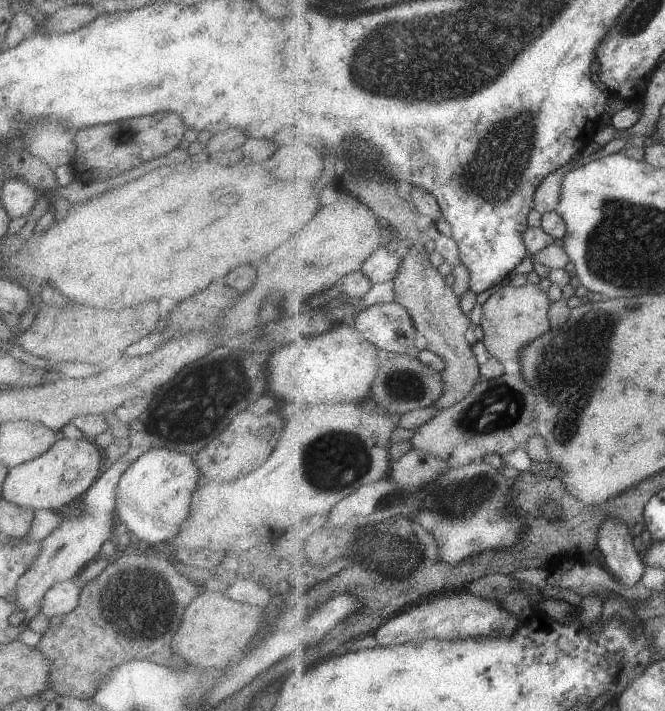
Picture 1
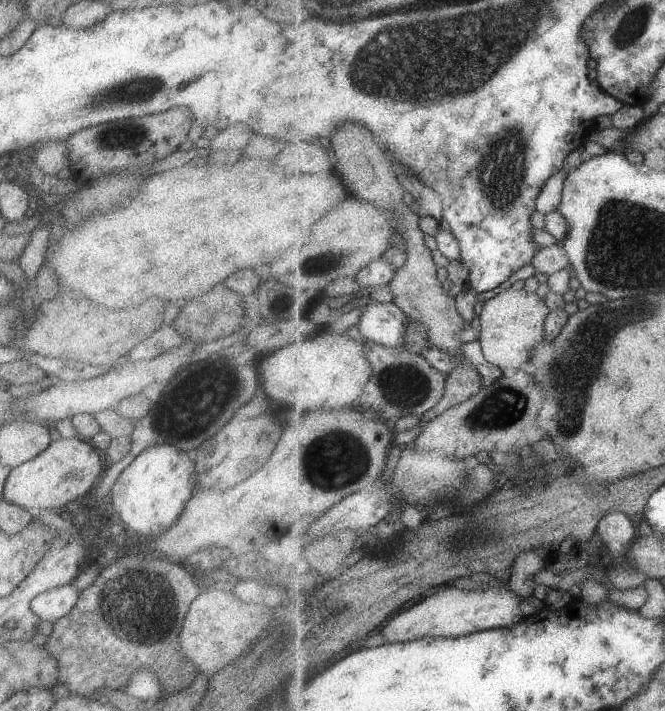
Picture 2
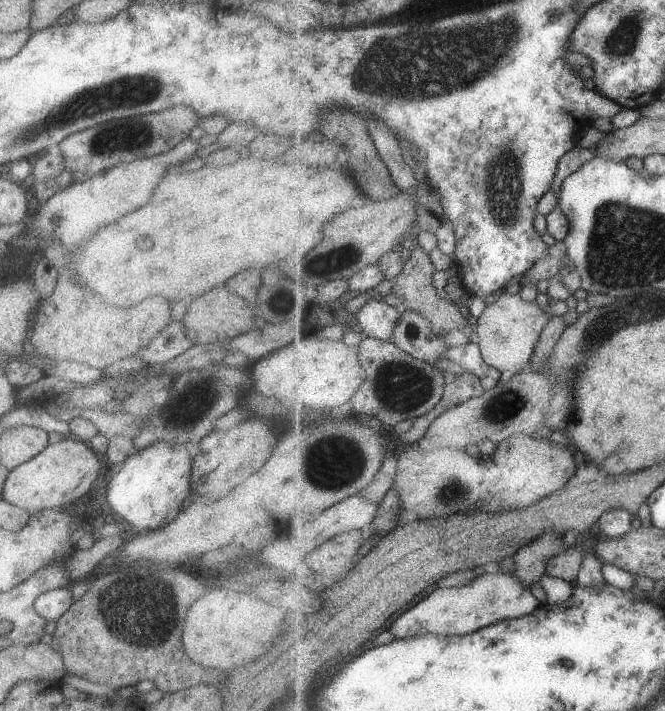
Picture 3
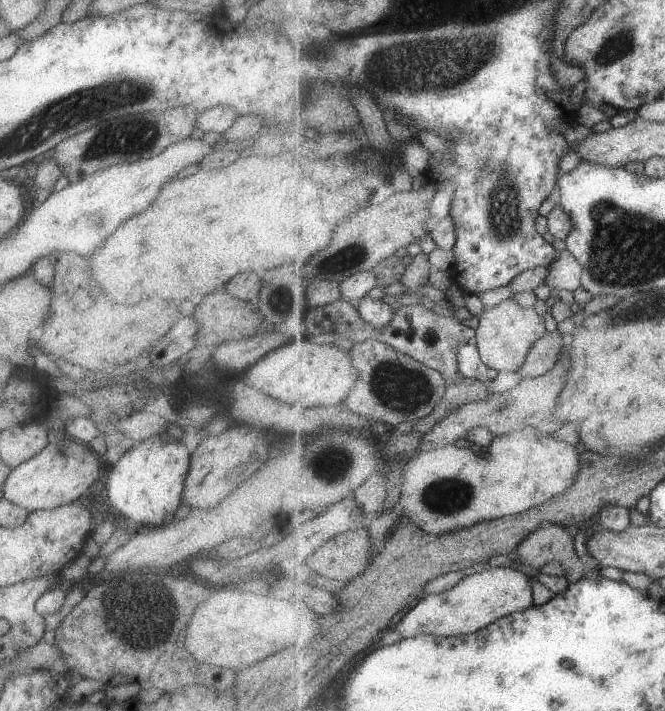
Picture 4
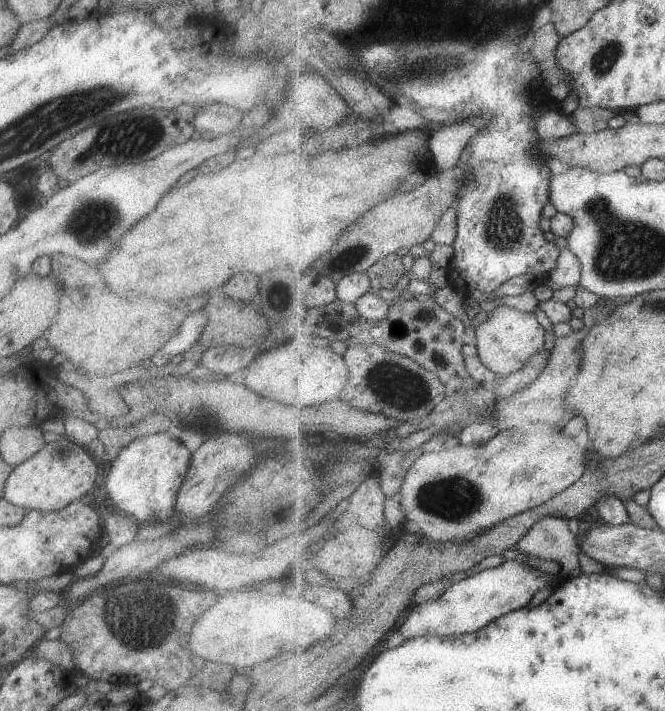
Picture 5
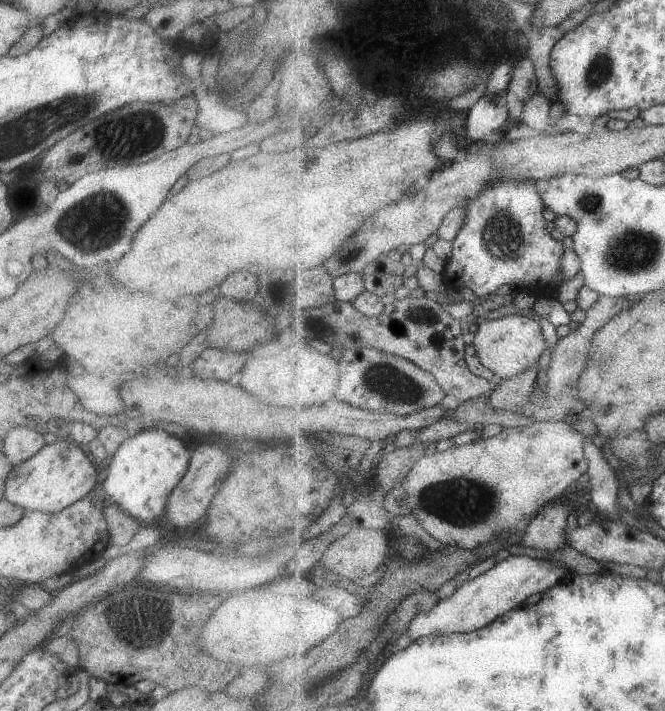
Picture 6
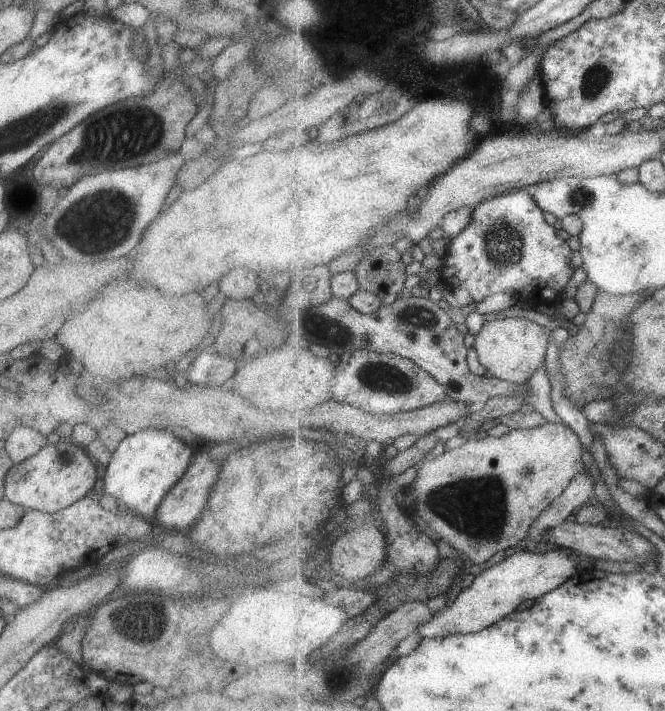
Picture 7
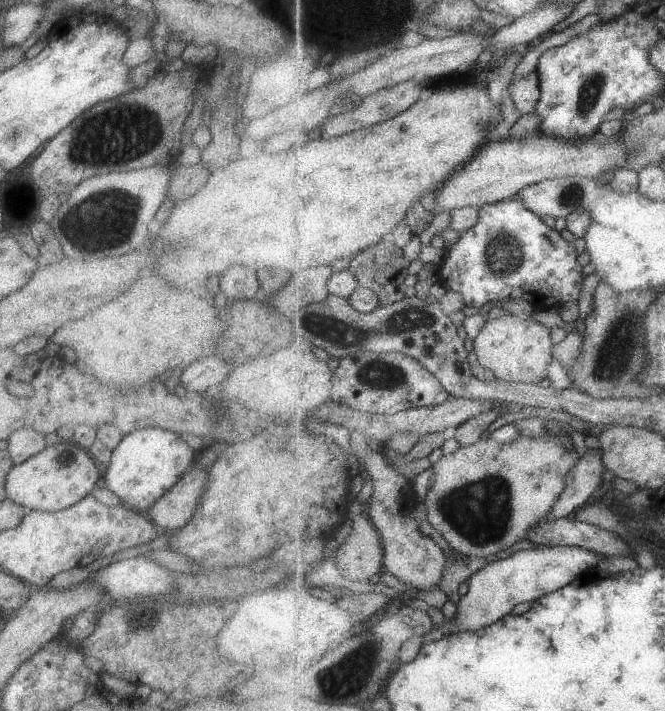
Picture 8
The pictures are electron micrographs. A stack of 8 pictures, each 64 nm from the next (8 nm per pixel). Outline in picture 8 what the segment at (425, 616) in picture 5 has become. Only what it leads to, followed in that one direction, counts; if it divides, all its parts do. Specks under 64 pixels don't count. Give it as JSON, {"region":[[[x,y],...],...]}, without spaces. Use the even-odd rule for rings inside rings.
{"region":[[[561,545],[517,551],[506,559],[499,556],[497,561],[487,563],[466,580],[467,592],[458,602],[457,614],[452,619],[445,619],[442,627],[435,627],[421,640],[432,643],[451,633],[477,632],[509,615],[517,604],[535,602],[546,594],[571,584],[581,574],[591,568],[595,569],[600,559],[603,558],[595,551],[580,546]]]}

